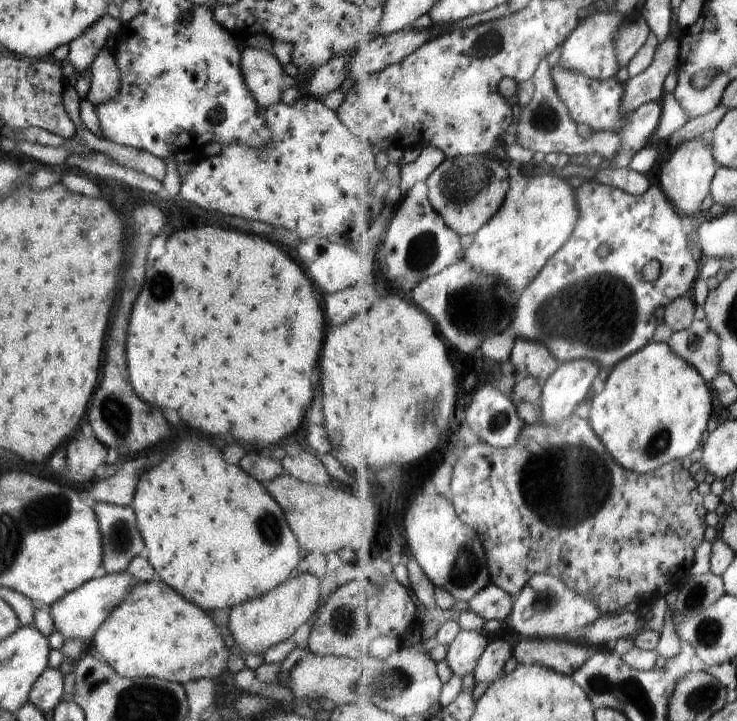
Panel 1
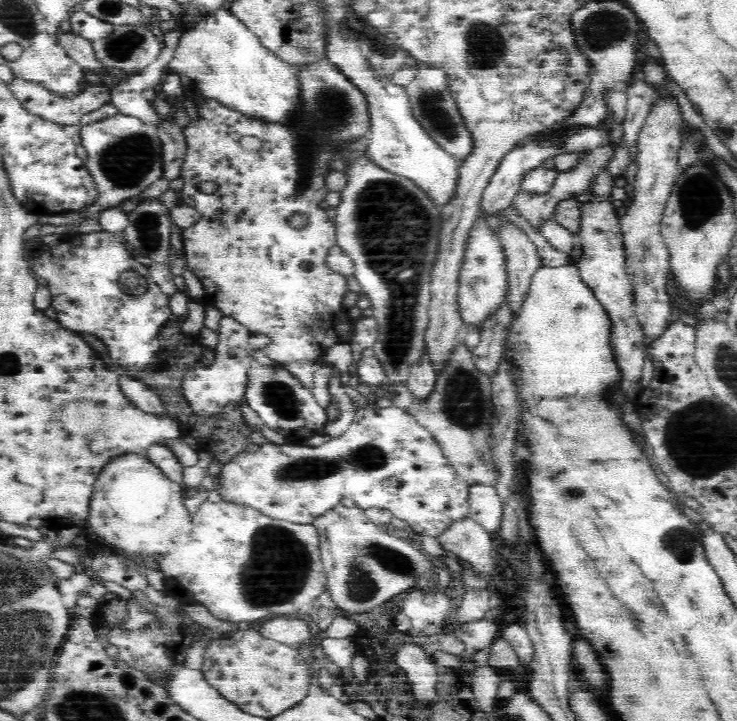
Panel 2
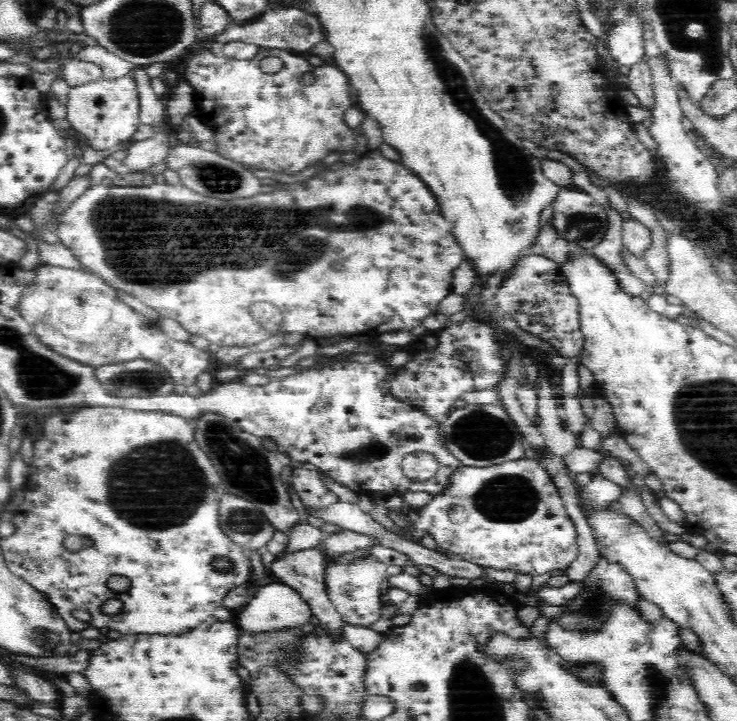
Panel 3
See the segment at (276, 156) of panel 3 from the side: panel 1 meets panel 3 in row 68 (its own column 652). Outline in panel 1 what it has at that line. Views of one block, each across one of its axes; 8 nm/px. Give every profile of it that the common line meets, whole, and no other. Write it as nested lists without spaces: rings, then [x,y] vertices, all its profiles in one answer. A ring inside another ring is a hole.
[[[588,180],[576,191],[579,206],[579,219],[575,231],[572,233],[572,238],[550,259],[550,262],[548,262],[545,270],[539,274],[539,278],[536,279],[535,282],[532,283],[531,286],[523,292],[522,298],[516,303],[513,320],[508,330],[512,330],[516,338],[528,339],[531,341],[538,341],[539,343],[544,343],[545,345],[547,345],[549,349],[551,349],[555,356],[558,357],[558,360],[562,364],[577,361],[580,359],[588,359],[596,361],[599,365],[606,366],[606,368],[614,369],[618,363],[622,362],[624,359],[627,359],[628,357],[631,357],[632,355],[635,355],[637,352],[642,351],[643,348],[646,348],[648,344],[650,344],[654,340],[654,336],[656,336],[656,332],[658,332],[660,324],[664,323],[664,321],[660,322],[660,320],[656,318],[656,310],[658,310],[658,308],[660,308],[661,306],[666,307],[668,306],[668,304],[672,304],[672,302],[674,302],[676,298],[686,298],[686,296],[690,296],[690,291],[692,290],[692,288],[695,289],[696,278],[698,278],[698,262],[696,262],[696,256],[694,256],[694,252],[690,250],[690,236],[688,236],[688,234],[686,234],[686,230],[682,228],[682,218],[680,218],[680,211],[676,208],[676,205],[669,199],[667,192],[662,188],[661,185],[654,184],[654,186],[652,185],[652,188],[650,188],[650,190],[646,192],[646,194],[635,195],[631,192],[626,192],[621,188],[612,185],[602,184],[598,180]],[[606,243],[610,244],[611,250],[607,257],[602,257],[600,256],[600,248],[602,248],[602,246],[606,246]],[[652,260],[658,260],[660,264],[662,264],[662,274],[660,274],[659,278],[656,281],[647,282],[646,280],[644,280],[644,270],[646,270],[646,266],[648,266],[648,264],[650,264]]]

